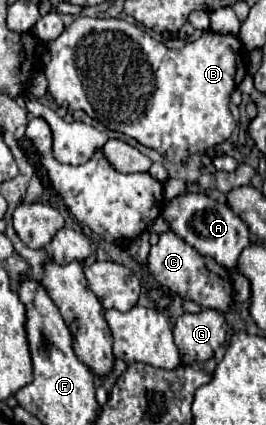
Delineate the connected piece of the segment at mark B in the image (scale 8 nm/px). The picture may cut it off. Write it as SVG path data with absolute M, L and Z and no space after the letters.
M80 16L50 44L50 54L52 60L46 64L44 74L48 78L48 92L58 106L66 106L70 112L84 110L106 128L124 132L160 154L176 150L184 152L186 160L194 152L204 152L226 142L236 128L228 104L232 90L242 82L246 72L238 72L244 46L232 34L204 32L182 50L170 50L126 20Z

